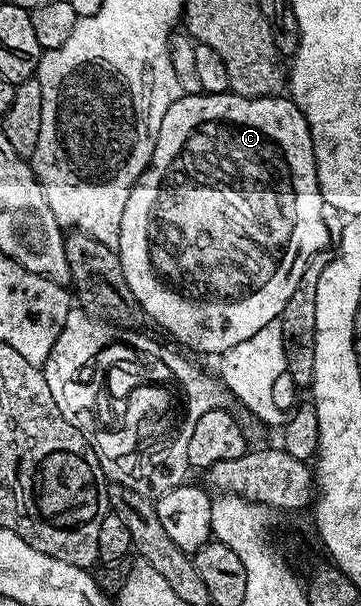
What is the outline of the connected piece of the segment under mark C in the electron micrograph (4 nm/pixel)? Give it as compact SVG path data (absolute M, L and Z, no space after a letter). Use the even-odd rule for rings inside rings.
M231 91L220 94L202 92L199 95L181 95L176 102L172 102L172 106L168 106L168 114L164 114L164 122L160 122L160 134L156 138L154 156L132 186L128 202L124 202L124 218L120 218L120 238L116 249L120 266L124 270L124 279L128 282L139 309L143 313L147 312L164 331L179 340L183 349L221 354L230 350L232 346L247 341L268 322L281 317L288 298L292 298L292 293L300 283L304 266L308 266L311 258L327 247L326 243L331 243L332 237L324 226L324 218L320 218L320 206L323 202L322 190L318 186L310 127L293 100L282 94L248 98L235 96Z

